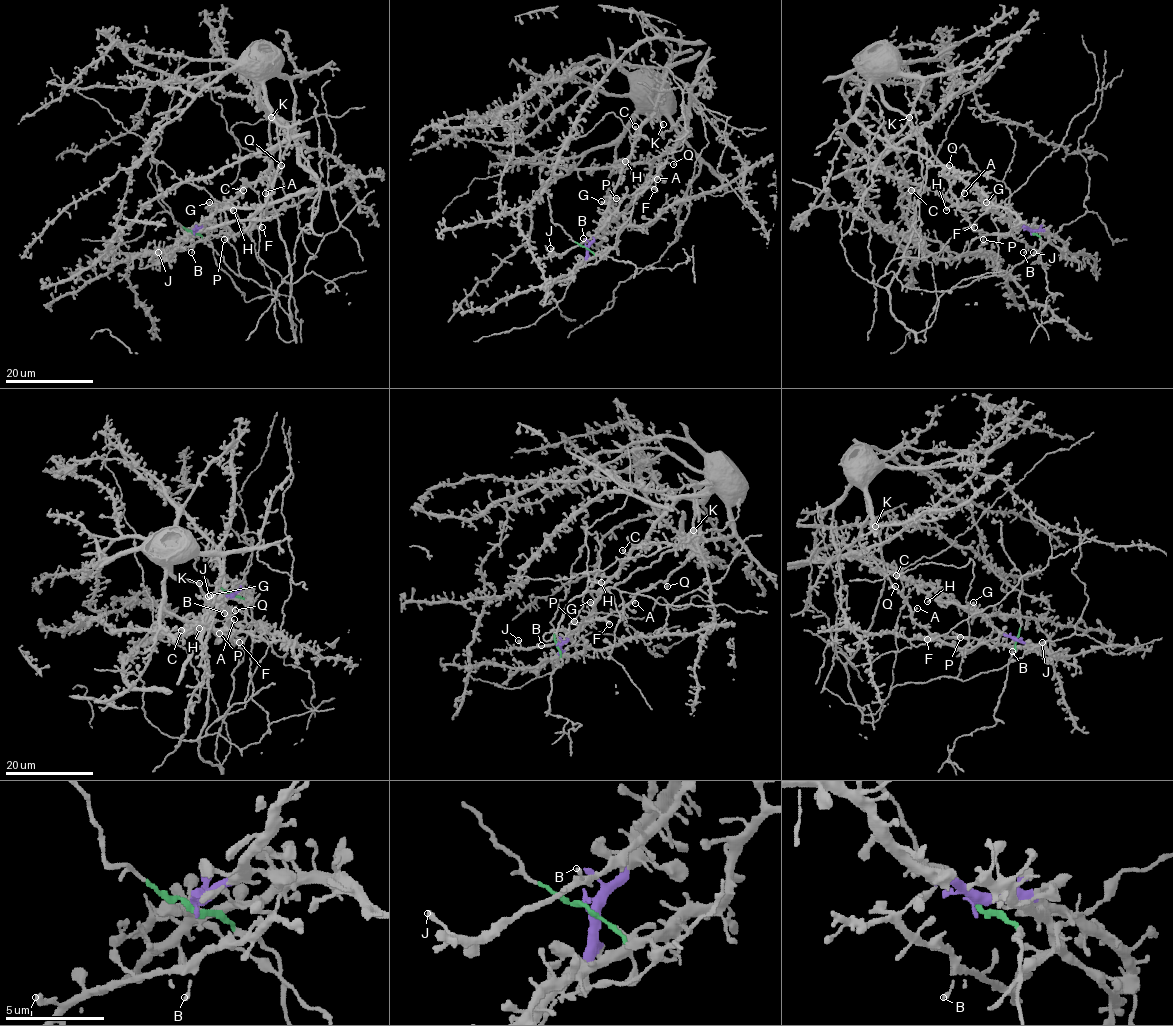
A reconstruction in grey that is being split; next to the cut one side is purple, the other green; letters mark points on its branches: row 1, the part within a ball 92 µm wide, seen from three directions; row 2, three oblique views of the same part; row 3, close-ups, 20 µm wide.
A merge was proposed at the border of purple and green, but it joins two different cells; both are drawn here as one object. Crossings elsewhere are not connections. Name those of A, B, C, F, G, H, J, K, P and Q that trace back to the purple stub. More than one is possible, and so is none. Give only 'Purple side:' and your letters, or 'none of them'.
Purple side: C, G, H

